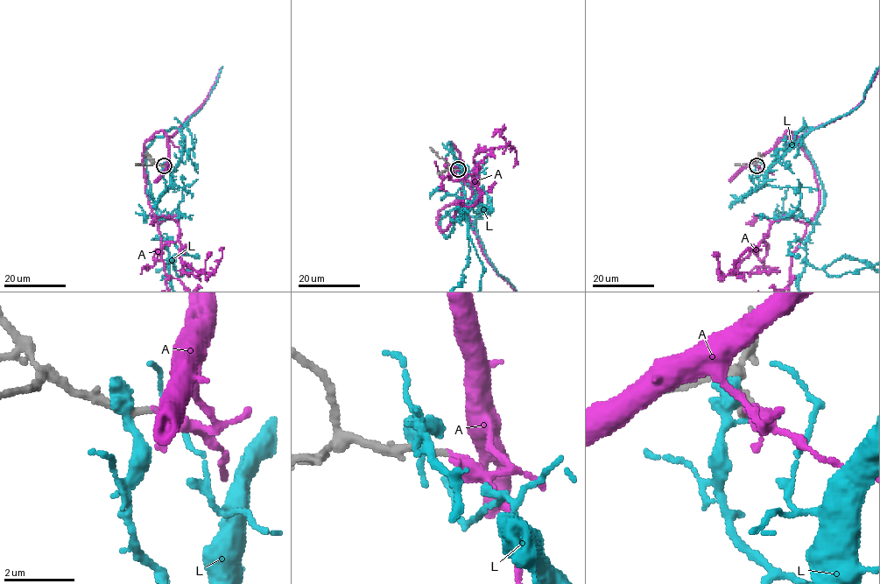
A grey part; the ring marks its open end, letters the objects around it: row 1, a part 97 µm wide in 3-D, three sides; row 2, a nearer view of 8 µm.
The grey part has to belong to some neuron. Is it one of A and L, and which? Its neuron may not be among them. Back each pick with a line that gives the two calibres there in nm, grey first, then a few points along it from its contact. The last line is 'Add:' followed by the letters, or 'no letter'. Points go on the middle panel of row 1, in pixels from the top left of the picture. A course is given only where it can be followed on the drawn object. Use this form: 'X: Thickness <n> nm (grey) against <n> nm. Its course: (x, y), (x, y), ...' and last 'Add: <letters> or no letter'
A: Thickness 180 nm (grey) against 280 nm
Add: A

